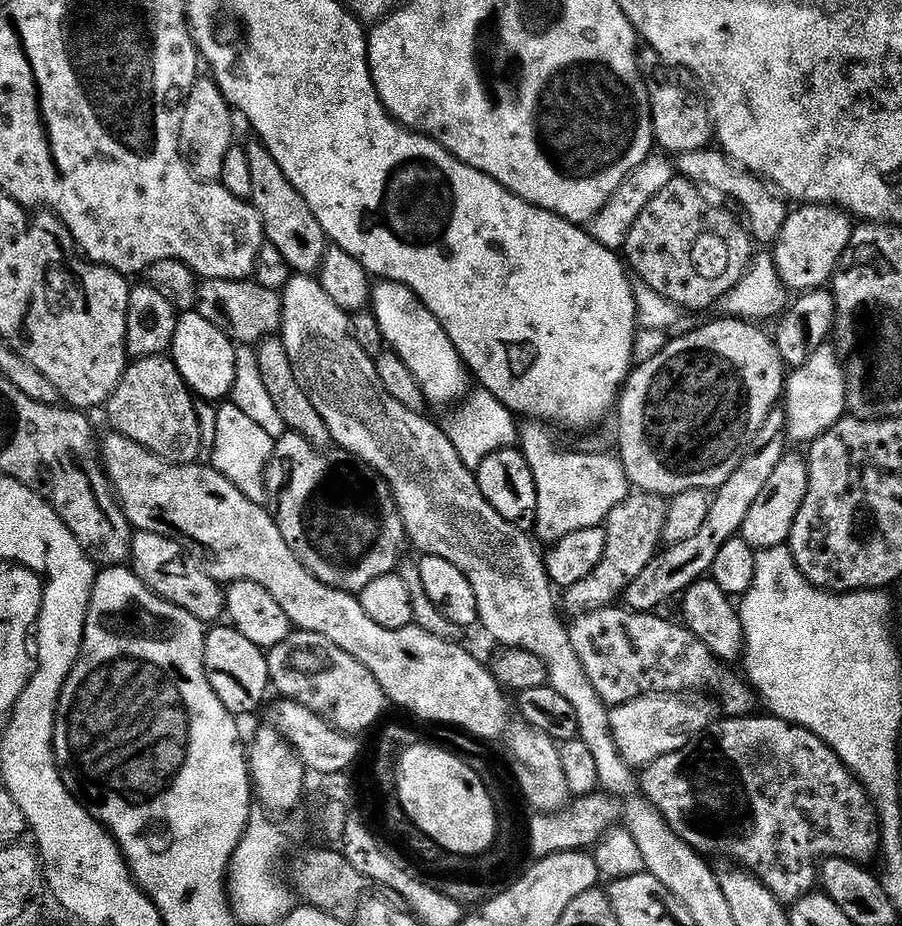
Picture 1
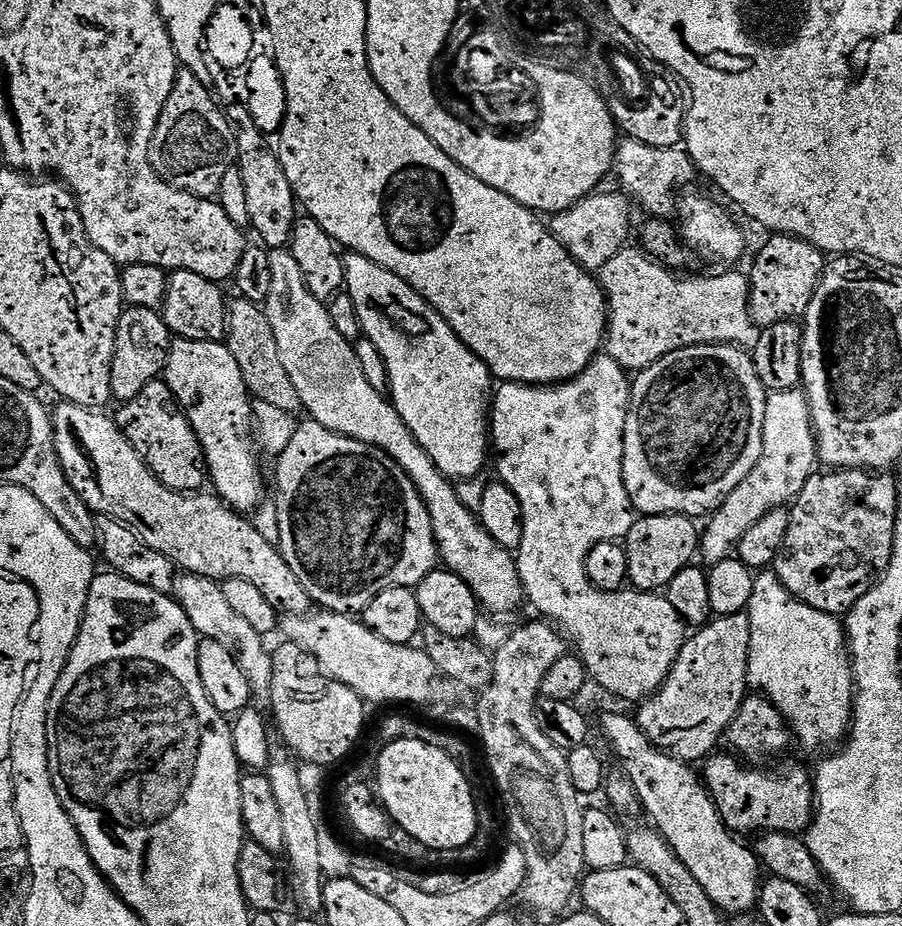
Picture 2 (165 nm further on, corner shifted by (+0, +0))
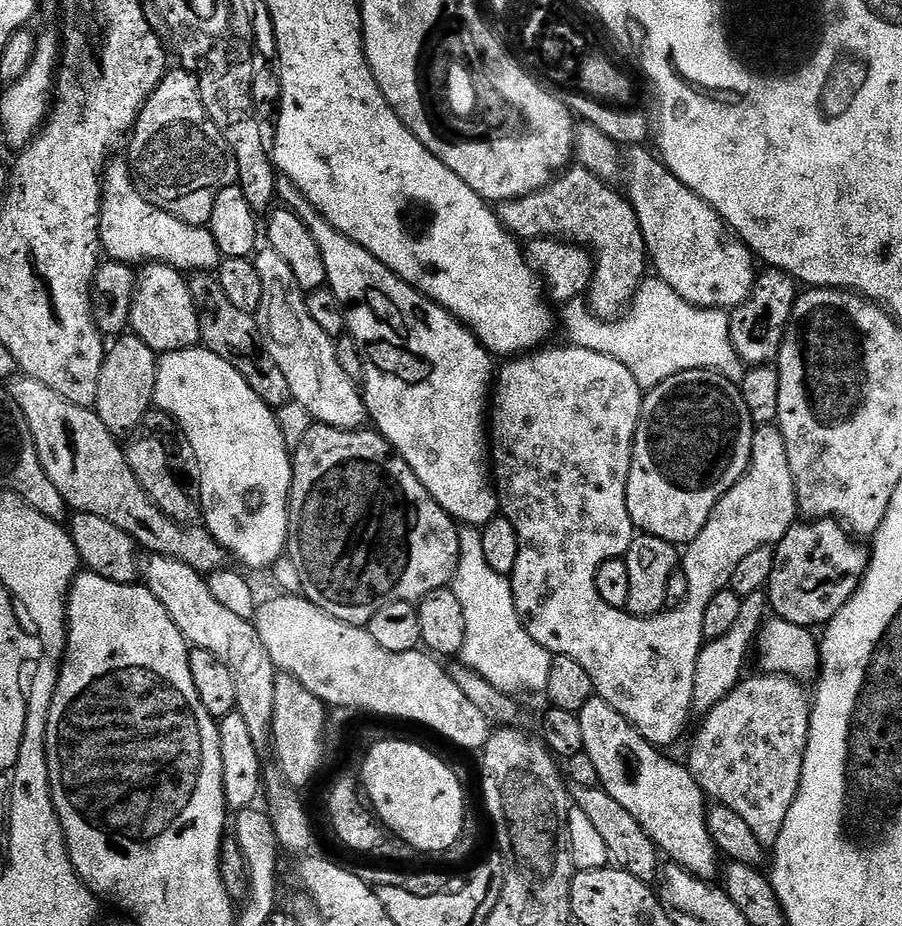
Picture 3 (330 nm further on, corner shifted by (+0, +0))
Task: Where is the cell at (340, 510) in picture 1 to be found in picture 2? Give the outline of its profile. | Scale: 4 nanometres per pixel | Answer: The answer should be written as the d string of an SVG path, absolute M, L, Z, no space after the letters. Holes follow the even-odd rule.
M304 418L296 425L290 444L275 461L276 497L281 531L279 549L299 580L307 585L309 597L321 609L356 614L387 588L410 588L438 568L436 534L430 510L414 482L390 458L372 444L351 440L339 432Z

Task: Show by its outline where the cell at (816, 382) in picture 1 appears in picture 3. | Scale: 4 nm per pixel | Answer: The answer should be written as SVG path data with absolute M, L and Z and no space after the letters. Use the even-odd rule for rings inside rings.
M544 346L539 350L528 350L523 354L517 355L515 358L509 359L505 363L508 365L501 372L499 369L498 383L494 388L496 425L493 423L490 428L490 460L494 465L495 487L497 484L504 491L504 508L508 511L505 512L507 519L511 520L512 525L515 526L516 533L520 539L518 562L514 566L510 577L516 609L520 615L521 622L524 623L524 628L530 634L530 638L534 638L534 642L541 644L553 656L569 656L578 662L582 662L586 674L590 674L592 679L595 695L602 697L606 702L610 702L610 706L614 706L614 710L618 710L618 714L622 714L627 718L648 741L657 746L672 744L683 734L684 727L688 724L688 715L693 715L694 712L692 702L694 698L694 676L698 666L700 649L706 643L704 631L702 630L702 618L706 618L706 606L710 606L713 598L731 585L734 570L738 570L742 558L746 558L746 554L754 554L754 550L779 544L785 534L792 529L793 524L797 523L798 505L796 503L796 487L794 486L794 478L792 477L790 462L786 454L784 437L779 434L773 434L772 437L760 437L760 434L753 435L752 461L748 464L747 472L717 502L716 507L709 511L707 519L703 521L702 526L704 526L705 536L704 556L709 560L709 564L708 568L701 570L700 580L693 579L691 581L688 599L683 605L683 608L685 607L684 612L665 610L658 616L649 616L647 618L633 616L631 612L610 606L604 601L602 594L598 594L596 575L600 567L607 560L623 557L627 553L628 547L632 544L634 525L632 522L632 508L628 498L628 479L632 469L632 451L636 445L636 431L640 425L640 415L644 409L645 393L638 386L638 382L634 382L634 374L630 374L630 370L626 370L626 366L622 366L622 362L618 362L606 354L594 354L594 350L582 350L581 348L573 348L571 346L563 346L564 348L548 347Z

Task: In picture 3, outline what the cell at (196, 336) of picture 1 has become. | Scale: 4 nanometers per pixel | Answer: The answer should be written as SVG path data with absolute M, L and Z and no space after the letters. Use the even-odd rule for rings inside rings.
M193 346L190 348L180 348L176 352L165 352L159 357L156 366L156 398L155 407L161 408L164 412L169 412L174 419L180 423L180 428L184 431L184 436L188 439L188 444L192 447L192 456L196 459L196 464L200 467L200 496L198 495L198 508L202 513L202 518L208 533L213 536L220 547L228 553L229 557L241 560L248 568L268 568L271 569L280 560L285 559L288 546L288 500L292 496L292 456L290 447L284 441L283 432L277 420L277 413L270 407L264 398L252 389L252 384L240 372L239 367L231 360L224 360L217 352L211 348L203 346Z

